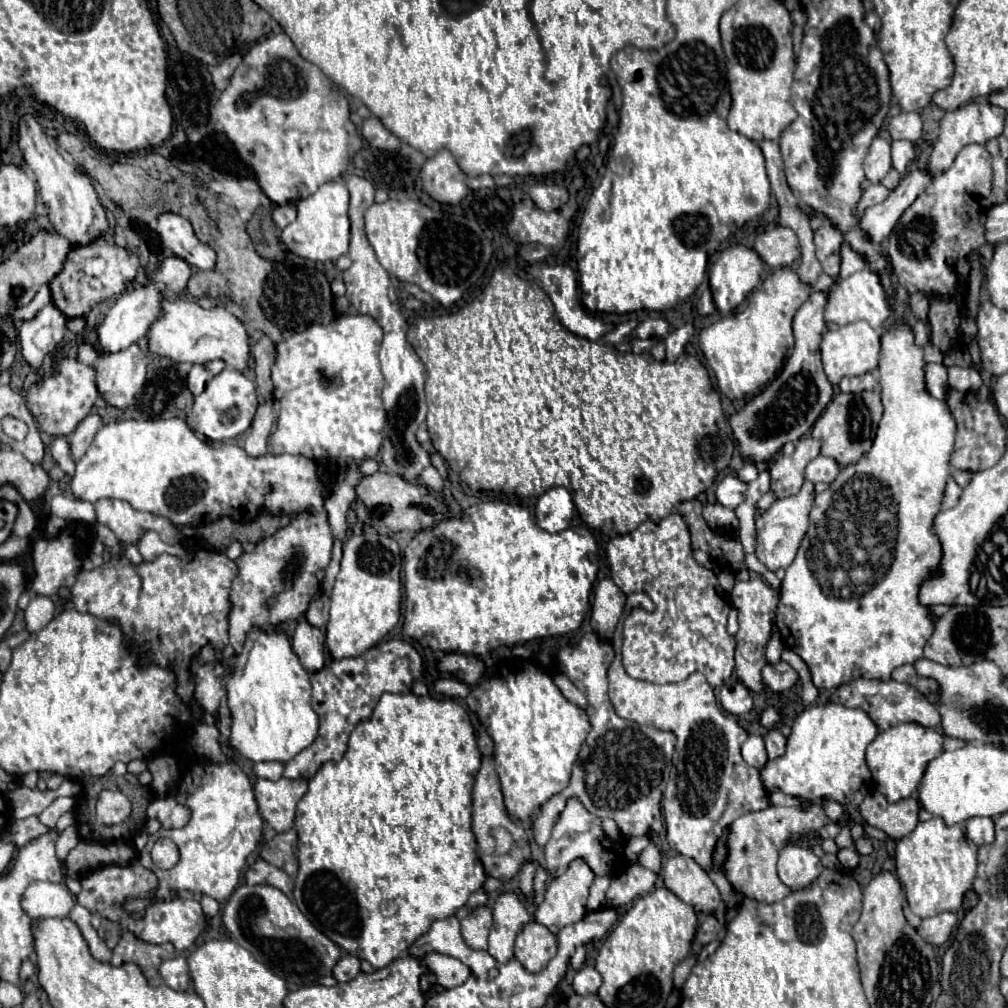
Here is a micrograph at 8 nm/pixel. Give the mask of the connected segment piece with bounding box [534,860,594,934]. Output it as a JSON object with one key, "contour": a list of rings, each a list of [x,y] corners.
{"contour":[[[572,862],[572,866],[548,884],[544,902],[534,912],[534,922],[558,934],[564,926],[574,924],[586,914],[588,888],[594,880],[586,862]]]}

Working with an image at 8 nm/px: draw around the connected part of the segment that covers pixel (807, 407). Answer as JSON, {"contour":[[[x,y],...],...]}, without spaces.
{"contour":[[[830,290],[826,292],[812,292],[810,298],[798,308],[794,314],[794,350],[786,360],[782,372],[752,400],[744,404],[742,410],[734,412],[728,418],[732,428],[732,438],[738,442],[740,456],[744,462],[768,462],[774,458],[786,442],[798,442],[832,400],[832,384],[828,382],[822,362],[820,362],[820,340],[826,328],[824,322],[824,302]]]}

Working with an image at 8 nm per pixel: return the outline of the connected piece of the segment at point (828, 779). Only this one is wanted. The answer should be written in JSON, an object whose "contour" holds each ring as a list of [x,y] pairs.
{"contour":[[[834,702],[814,704],[794,720],[786,754],[770,760],[760,772],[764,788],[772,790],[776,786],[790,796],[808,802],[832,798],[846,806],[858,806],[872,788],[864,752],[876,734],[876,724],[862,708],[846,708]]]}

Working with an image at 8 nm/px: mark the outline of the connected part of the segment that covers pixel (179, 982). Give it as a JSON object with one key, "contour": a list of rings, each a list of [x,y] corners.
{"contour":[[[184,956],[166,960],[160,964],[160,976],[172,990],[188,990],[190,976],[188,976],[188,964]]]}

